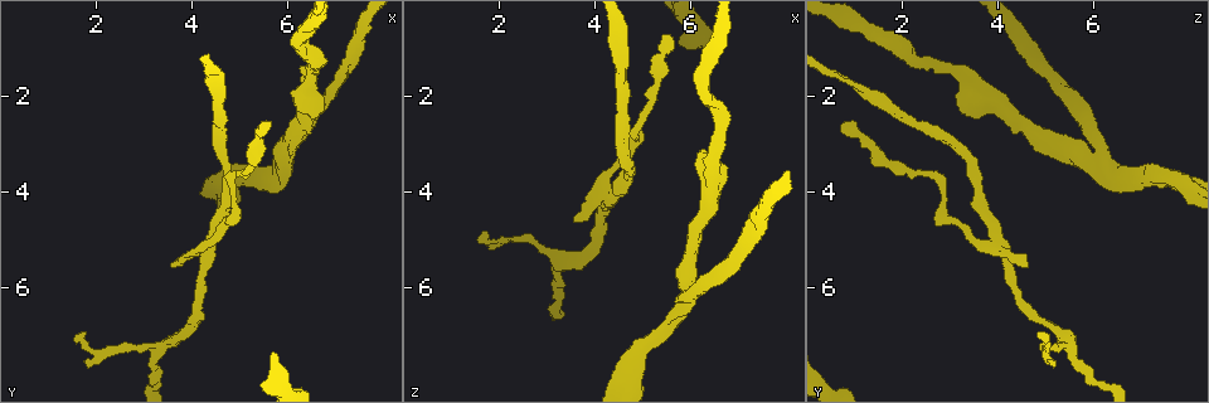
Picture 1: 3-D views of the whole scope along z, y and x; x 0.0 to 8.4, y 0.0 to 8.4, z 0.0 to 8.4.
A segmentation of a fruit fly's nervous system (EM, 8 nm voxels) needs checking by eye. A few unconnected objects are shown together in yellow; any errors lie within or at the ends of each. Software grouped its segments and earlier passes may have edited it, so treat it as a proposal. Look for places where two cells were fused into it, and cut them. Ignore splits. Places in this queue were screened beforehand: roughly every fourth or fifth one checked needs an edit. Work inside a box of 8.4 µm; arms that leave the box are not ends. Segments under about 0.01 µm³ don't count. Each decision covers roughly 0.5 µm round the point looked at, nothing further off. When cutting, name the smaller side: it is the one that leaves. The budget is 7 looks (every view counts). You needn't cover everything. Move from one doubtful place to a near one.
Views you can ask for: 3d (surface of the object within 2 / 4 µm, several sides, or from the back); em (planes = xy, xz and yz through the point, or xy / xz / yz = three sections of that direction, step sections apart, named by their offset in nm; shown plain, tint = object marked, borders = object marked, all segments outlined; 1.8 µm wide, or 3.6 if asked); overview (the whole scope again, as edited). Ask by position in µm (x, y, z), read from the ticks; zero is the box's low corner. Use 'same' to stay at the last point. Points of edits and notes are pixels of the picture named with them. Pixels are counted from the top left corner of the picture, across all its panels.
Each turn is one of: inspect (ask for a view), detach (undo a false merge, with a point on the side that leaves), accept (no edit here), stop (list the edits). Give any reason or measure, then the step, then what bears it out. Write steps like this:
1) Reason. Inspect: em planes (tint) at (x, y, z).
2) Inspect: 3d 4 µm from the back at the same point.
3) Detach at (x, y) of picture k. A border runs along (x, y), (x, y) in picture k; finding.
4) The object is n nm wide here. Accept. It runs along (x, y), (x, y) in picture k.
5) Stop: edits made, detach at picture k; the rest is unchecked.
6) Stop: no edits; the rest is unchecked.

Four or more arms meet. Inspect: 3d 4 µm at (4.40, 5.05, 3.95).

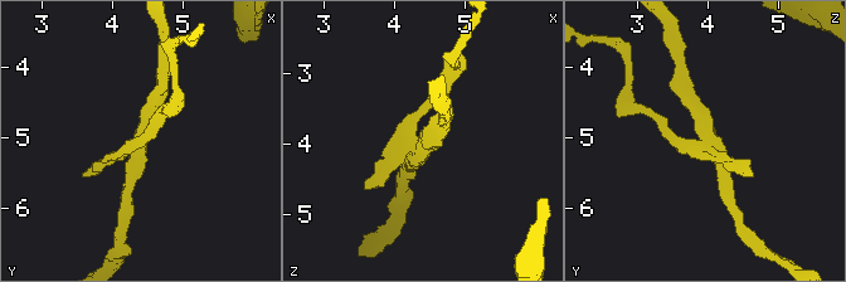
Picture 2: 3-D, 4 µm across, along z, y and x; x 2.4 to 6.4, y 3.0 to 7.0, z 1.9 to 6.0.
4 arms meet here; shape alone is not enough. Inspect: em 3.6 µm xy step 16 (tint) at (4.45, 5.00, 4.00).

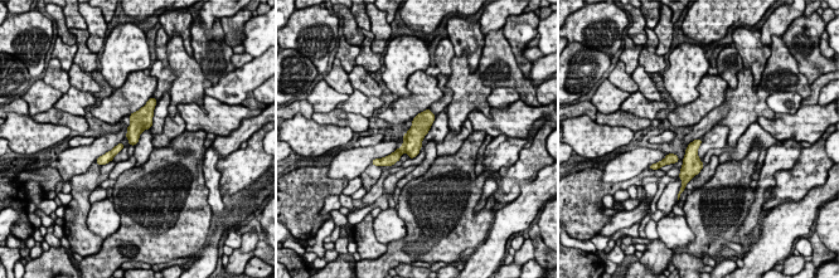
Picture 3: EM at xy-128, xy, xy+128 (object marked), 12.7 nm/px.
Another direction. Inspect: em 3.6 µm planes (tint) at the same point.

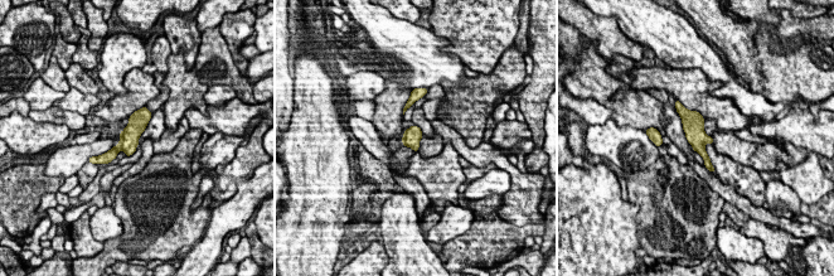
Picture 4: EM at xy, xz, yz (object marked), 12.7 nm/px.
Detach at (106, 158) of picture 4. A border runs along (117, 144), (120, 148) in picture 4; two cells meet here.

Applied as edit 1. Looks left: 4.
See it whole again. Inspect: overview.

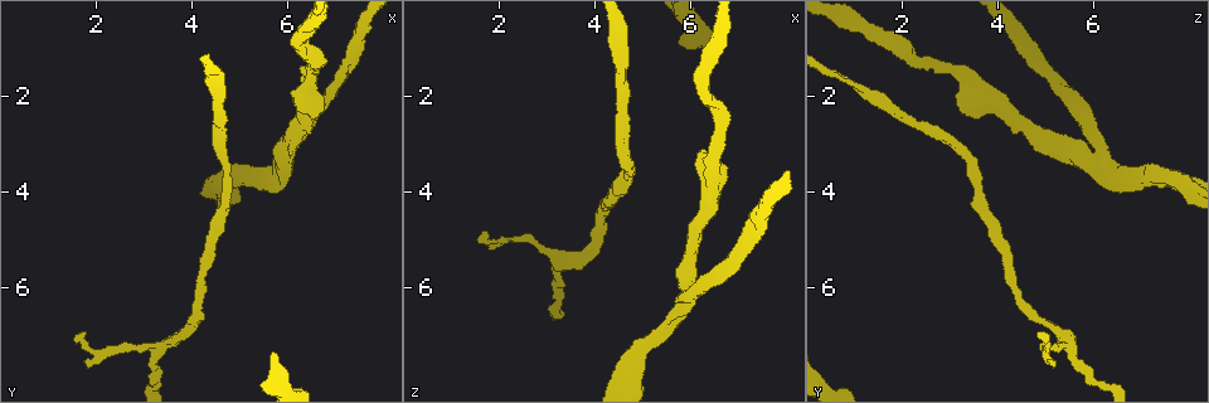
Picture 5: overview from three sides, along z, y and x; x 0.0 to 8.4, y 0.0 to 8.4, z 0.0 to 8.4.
Branch point. Inspect: em xz step 16 (tint) at (5.90, 3.15, 5.65).

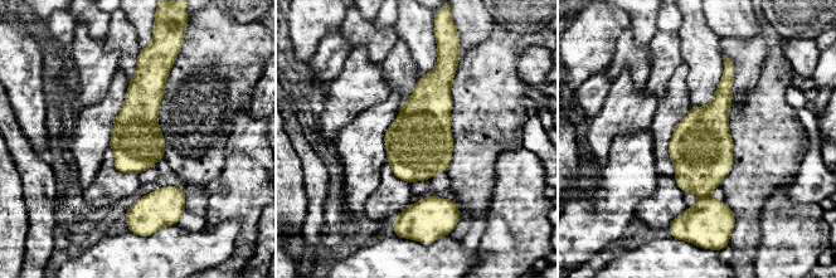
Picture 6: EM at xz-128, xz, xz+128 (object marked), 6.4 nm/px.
Inspect: em planes (tint) at the same point.

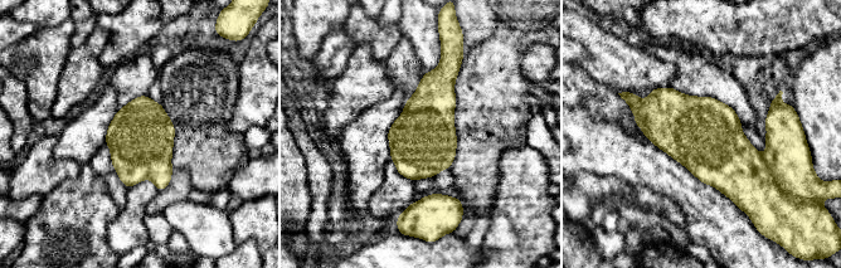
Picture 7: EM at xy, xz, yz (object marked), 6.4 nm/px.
Detach at (788, 156) of picture 7. A border runs along (762, 156), (777, 183) in picture 7; two cells meet here.

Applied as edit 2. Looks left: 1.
Three arms meet. Inspect: em planes (borders) at (3.40, 7.25, 5.50).

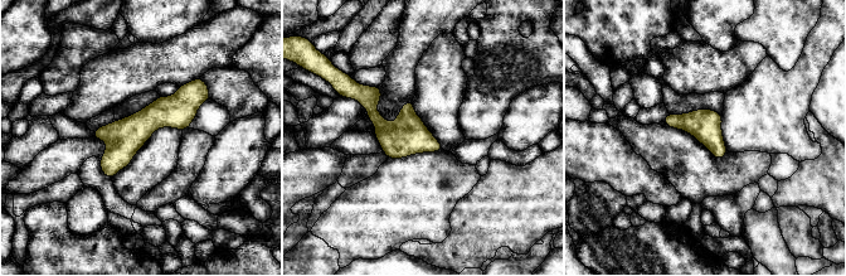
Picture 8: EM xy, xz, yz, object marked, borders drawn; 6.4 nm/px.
Accept. It runs along (205, 96), (157, 114), (107, 173) in picture 8; continuous, no second cell.

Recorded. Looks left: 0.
Stop: edits made, detach at picture 4, detach at picture 7; the rest is unchecked.

